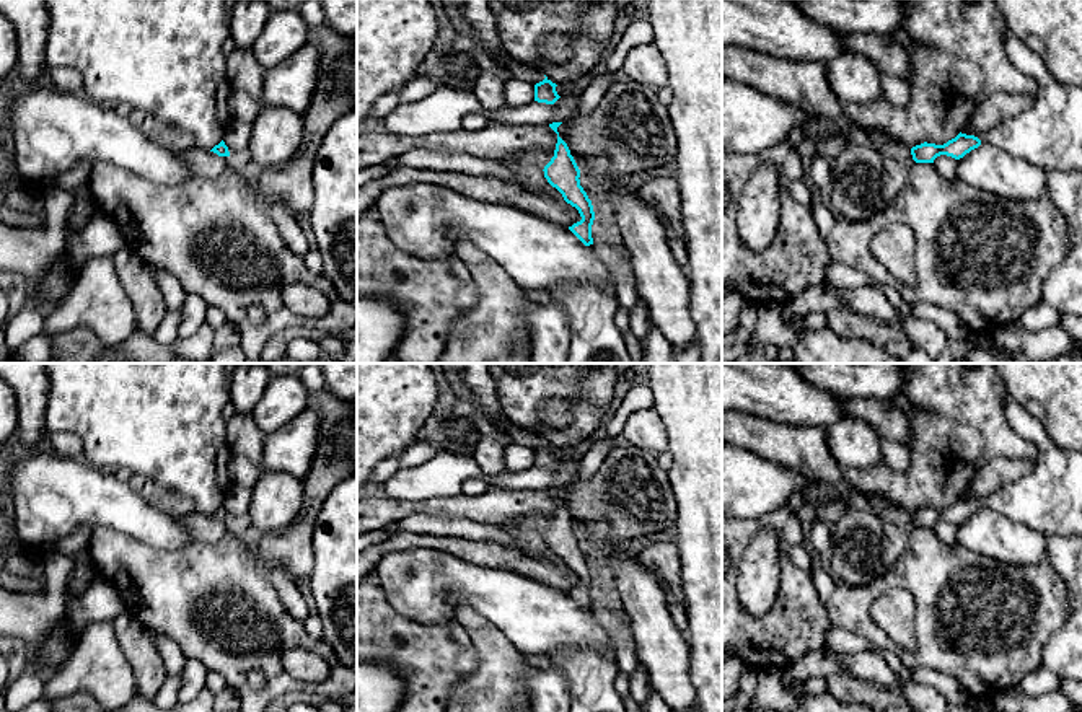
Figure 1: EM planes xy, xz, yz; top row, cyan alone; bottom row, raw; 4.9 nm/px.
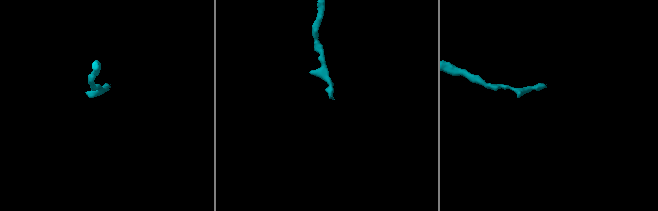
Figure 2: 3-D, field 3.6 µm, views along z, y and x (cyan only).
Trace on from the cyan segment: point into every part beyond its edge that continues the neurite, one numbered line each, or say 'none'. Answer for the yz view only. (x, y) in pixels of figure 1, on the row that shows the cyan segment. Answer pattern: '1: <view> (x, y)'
1: yz (1048, 134)

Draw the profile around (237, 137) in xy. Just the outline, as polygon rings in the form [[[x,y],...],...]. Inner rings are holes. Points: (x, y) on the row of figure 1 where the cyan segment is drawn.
[[[230,121],[223,142],[228,147],[228,152],[236,156],[244,156],[251,142],[253,124]]]

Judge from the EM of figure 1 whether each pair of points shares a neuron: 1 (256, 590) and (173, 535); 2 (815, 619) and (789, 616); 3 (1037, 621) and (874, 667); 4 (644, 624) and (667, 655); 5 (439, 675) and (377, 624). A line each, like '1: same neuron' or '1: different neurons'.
1: different neurons
2: same neuron
3: different neurons
4: same neuron
5: same neuron

